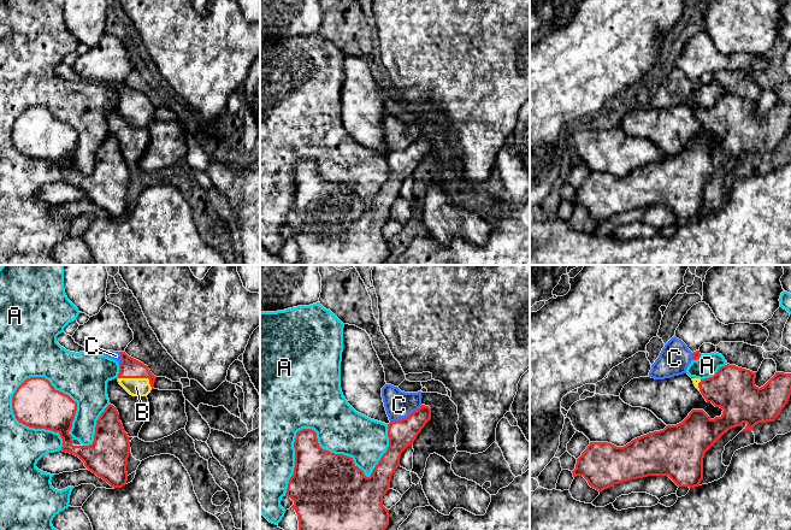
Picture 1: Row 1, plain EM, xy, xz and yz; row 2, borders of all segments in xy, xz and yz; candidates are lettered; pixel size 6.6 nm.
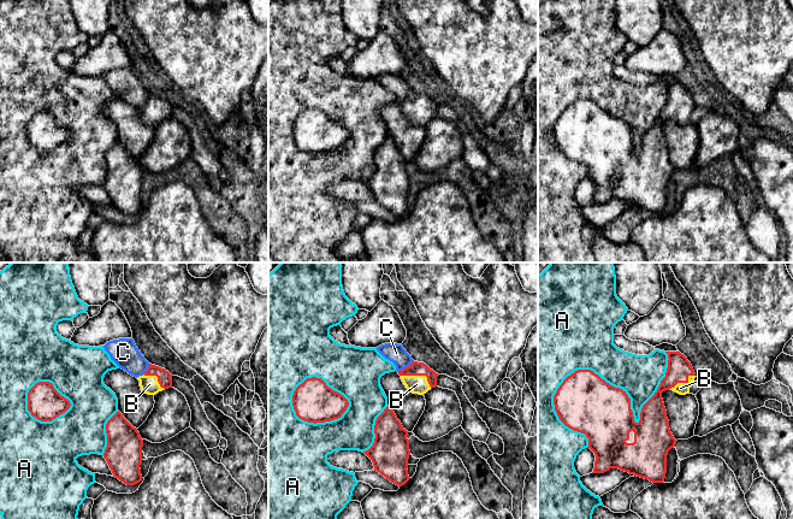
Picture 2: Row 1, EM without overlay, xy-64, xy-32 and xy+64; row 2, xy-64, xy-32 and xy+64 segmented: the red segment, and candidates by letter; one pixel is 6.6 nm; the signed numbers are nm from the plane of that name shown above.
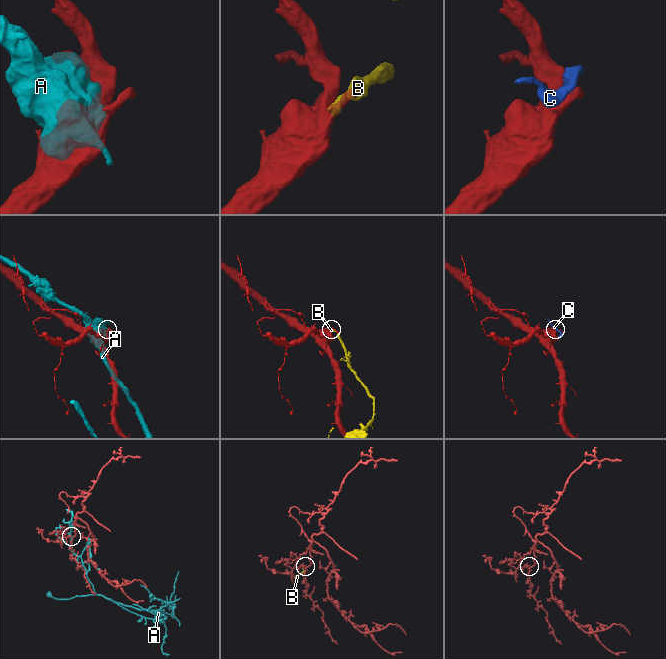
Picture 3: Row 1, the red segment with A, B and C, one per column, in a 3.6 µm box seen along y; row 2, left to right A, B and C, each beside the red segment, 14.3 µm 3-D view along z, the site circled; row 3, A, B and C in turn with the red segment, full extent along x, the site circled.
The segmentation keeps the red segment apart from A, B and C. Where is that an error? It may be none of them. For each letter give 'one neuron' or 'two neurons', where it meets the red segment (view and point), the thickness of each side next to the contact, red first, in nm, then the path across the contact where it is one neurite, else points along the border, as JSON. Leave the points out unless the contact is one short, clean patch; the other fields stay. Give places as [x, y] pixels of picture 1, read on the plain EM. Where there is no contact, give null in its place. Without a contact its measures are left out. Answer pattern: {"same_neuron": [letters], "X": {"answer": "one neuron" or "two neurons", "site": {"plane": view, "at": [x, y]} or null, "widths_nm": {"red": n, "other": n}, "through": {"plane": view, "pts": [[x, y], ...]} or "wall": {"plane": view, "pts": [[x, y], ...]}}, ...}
{"same_neuron": ["B"], "A": {"answer": "two neurons", "site": {"plane": "xz", "at": [324, 180]}, "widths_nm": {"red": 460, "other": 320}}, "B": {"answer": "one neuron", "site": {"plane": "xy", "at": [137, 107]}, "widths_nm": {"red": 140, "other": 130}}, "C": {"answer": "two neurons", "site": {"plane": "xz", "at": [406, 147]}, "widths_nm": {"red": 180, "other": 190}}}

